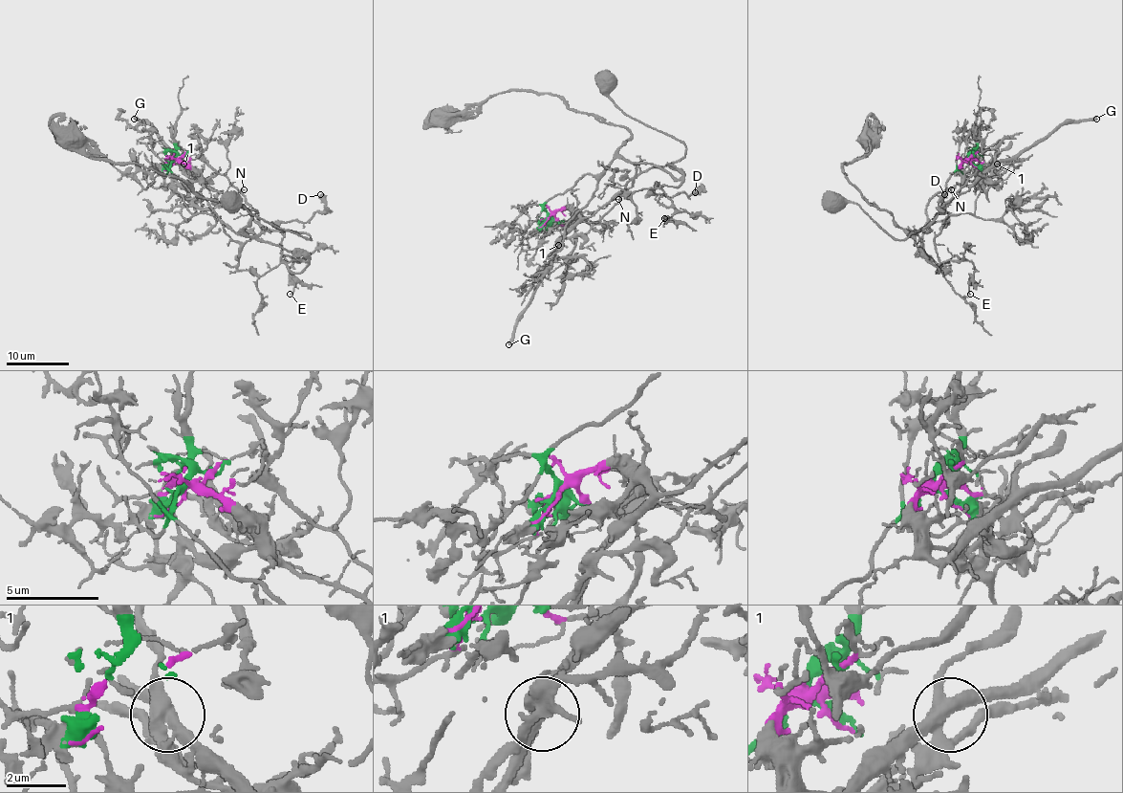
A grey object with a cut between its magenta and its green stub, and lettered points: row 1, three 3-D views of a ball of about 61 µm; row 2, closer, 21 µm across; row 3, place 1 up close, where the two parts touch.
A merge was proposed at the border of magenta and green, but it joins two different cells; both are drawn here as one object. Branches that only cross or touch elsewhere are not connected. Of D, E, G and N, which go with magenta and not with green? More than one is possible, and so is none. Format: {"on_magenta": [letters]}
{"on_magenta": ["G", "N"]}

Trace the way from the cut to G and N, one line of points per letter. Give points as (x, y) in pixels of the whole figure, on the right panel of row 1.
G: (967, 161), (961, 165), (961, 175), (967, 185), (974, 185), (991, 167), (1028, 150), (1065, 123), (1096, 119)
N: (967, 161), (961, 165), (961, 178), (969, 189), (956, 195), (951, 189)

